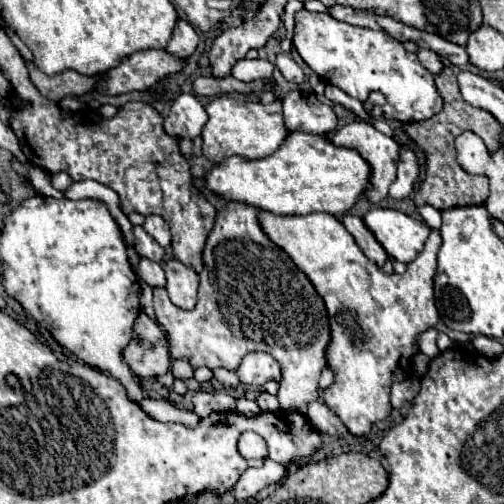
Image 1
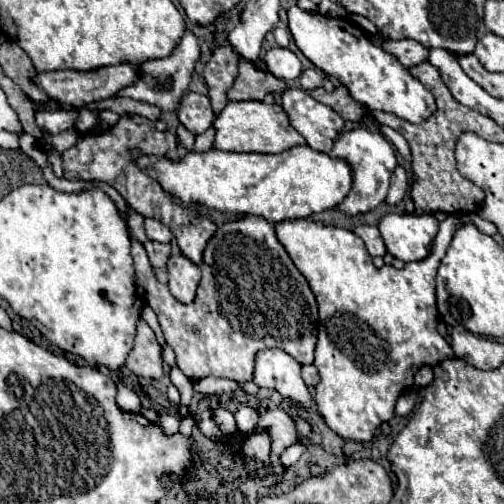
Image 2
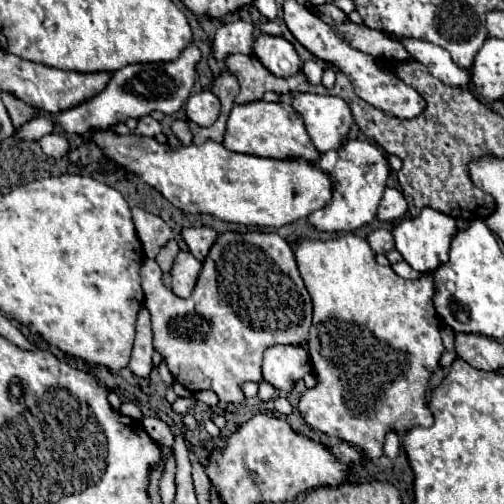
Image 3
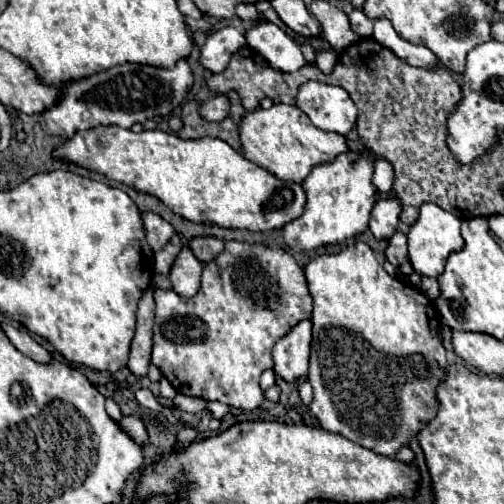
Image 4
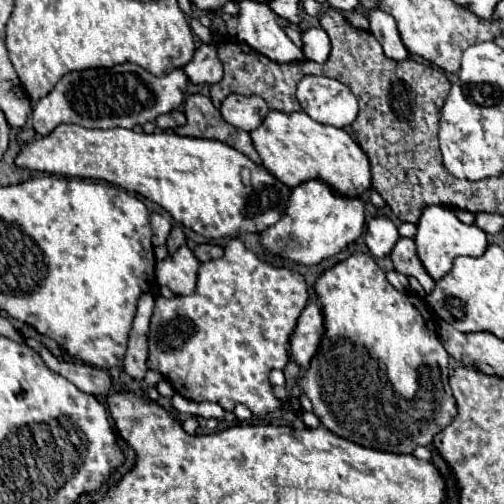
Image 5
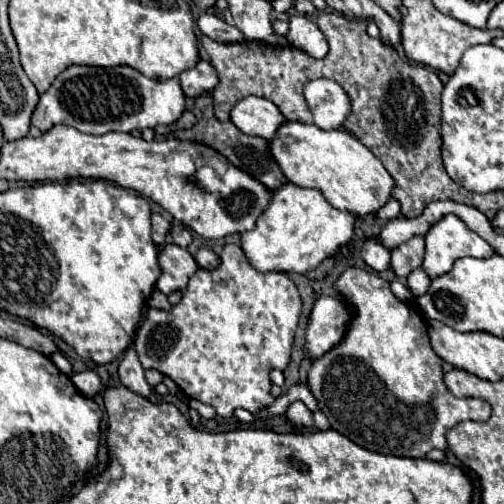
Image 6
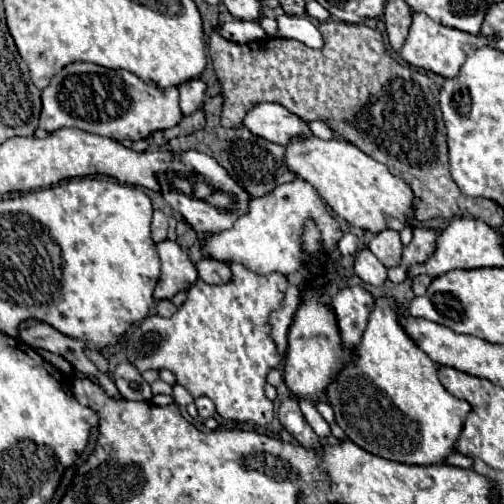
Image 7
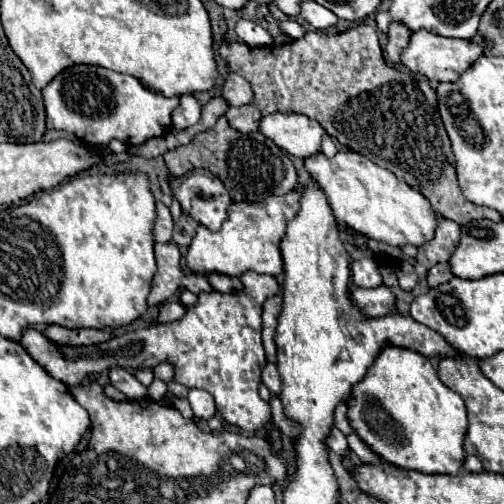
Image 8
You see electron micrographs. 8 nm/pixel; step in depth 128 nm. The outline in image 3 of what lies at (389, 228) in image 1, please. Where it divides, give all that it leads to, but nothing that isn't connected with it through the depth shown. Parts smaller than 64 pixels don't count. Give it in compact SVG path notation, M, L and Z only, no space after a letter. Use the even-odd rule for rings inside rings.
M422 208L418 218L404 218L400 224L392 228L396 250L404 256L404 260L422 274L432 274L438 266L448 262L448 250L452 238L458 234L456 220L452 216L446 216L434 208Z

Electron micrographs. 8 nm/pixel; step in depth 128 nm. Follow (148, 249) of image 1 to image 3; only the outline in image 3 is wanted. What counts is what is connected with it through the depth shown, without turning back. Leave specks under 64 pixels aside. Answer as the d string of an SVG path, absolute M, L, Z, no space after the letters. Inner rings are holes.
M170 240L170 242L168 242L168 244L158 252L156 262L158 262L158 266L162 268L162 272L170 272L172 262L174 262L178 250L180 250L180 248L178 248L178 242L176 242L176 240Z

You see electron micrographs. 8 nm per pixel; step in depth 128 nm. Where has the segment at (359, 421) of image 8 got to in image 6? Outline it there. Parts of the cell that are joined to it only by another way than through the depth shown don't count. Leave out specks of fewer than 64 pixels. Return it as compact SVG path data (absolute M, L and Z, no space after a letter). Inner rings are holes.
M352 266L336 280L336 288L352 306L352 310L356 310L356 316L348 324L344 340L324 356L314 360L312 368L308 370L308 386L316 396L320 410L326 414L336 432L372 452L424 458L432 448L446 450L446 432L458 422L486 422L490 418L492 408L488 402L474 398L456 398L452 396L452 392L448 392L442 380L442 360L432 352L428 344L424 318L414 308L400 302L392 294L386 280L382 280L376 272L366 272Z

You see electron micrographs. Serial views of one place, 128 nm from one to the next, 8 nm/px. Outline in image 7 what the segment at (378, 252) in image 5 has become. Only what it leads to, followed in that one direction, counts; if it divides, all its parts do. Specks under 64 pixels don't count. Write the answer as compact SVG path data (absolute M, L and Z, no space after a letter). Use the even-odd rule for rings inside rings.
M364 248L356 254L354 272L358 278L362 278L362 282L368 282L372 286L380 286L386 280L386 268L368 248Z

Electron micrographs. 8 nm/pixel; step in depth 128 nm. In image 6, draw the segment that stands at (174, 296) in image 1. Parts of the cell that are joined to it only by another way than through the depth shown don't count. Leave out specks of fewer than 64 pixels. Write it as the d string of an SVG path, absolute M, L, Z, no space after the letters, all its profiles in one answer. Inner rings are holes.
M176 244L162 246L160 254L158 254L158 262L162 268L162 276L158 278L156 288L162 294L172 294L176 290L184 290L188 286L190 276L198 270L198 264L190 256L190 252Z

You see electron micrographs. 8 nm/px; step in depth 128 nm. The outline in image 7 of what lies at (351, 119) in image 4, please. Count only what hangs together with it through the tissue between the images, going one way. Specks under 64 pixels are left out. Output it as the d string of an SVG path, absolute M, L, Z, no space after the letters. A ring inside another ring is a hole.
M312 122L310 128L312 128L312 134L318 136L318 138L322 138L322 140L330 140L334 136L334 132L324 122Z

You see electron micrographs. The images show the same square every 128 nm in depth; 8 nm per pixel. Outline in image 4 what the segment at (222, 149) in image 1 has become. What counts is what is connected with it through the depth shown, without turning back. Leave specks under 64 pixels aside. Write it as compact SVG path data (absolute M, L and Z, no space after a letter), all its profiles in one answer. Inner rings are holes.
M274 104L270 110L256 108L248 112L240 122L240 140L240 152L248 160L262 166L284 182L298 184L304 182L304 178L312 172L314 166L322 162L332 162L336 156L346 154L350 150L344 136L316 128L300 108L288 104Z

